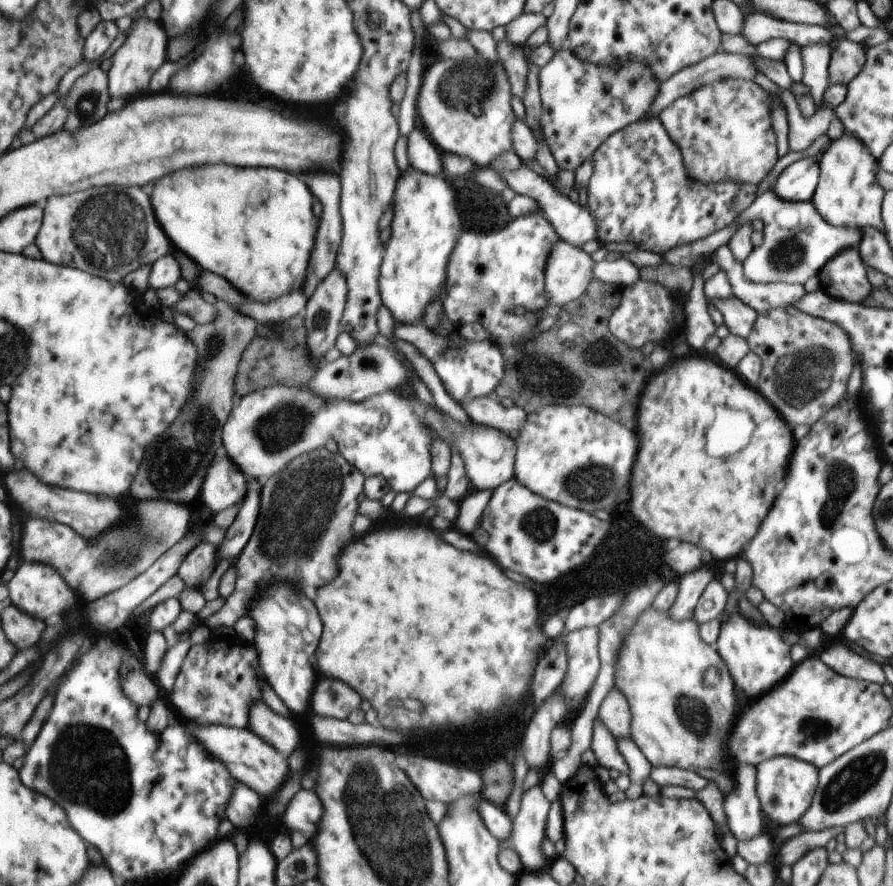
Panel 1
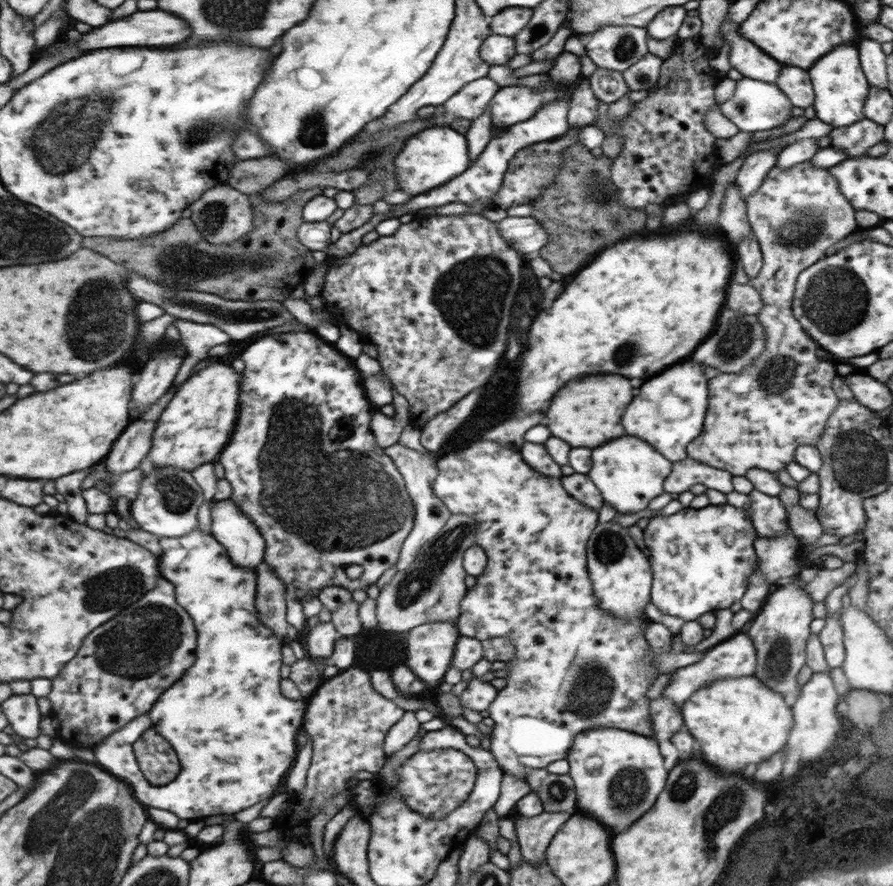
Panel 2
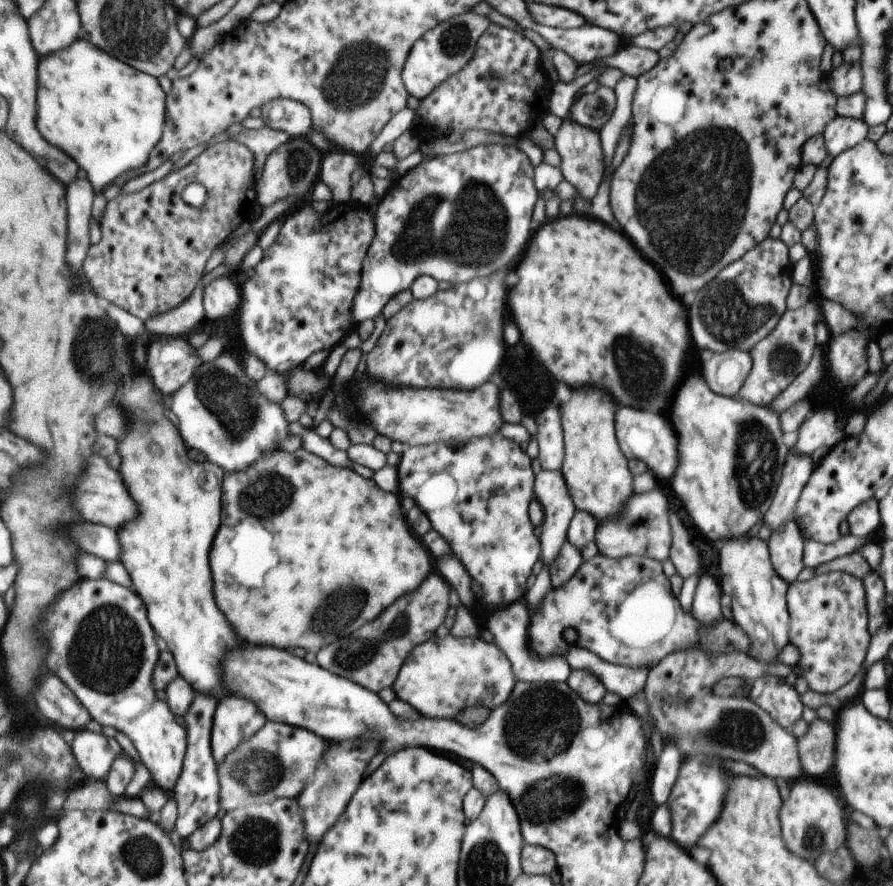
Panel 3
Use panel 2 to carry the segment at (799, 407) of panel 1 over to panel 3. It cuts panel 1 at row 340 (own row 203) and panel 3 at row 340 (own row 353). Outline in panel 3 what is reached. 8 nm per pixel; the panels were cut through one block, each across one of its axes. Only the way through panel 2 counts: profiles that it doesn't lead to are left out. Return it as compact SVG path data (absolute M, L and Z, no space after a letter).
M815 295L803 306L786 311L781 316L776 330L770 332L765 339L752 348L750 352L752 370L738 392L740 396L752 404L770 404L794 382L799 374L806 370L816 348L817 324L825 323L818 298L819 296Z

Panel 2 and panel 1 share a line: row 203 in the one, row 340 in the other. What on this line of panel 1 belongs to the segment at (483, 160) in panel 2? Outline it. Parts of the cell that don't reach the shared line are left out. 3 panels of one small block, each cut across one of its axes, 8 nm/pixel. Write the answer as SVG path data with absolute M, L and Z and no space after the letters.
M397 323L394 324L394 336L414 344L420 354L430 361L447 393L460 404L474 398L482 398L482 396L493 396L504 376L504 356L501 349L491 340L475 342L464 339L458 348L452 348L448 346L448 338L424 326L404 326Z

